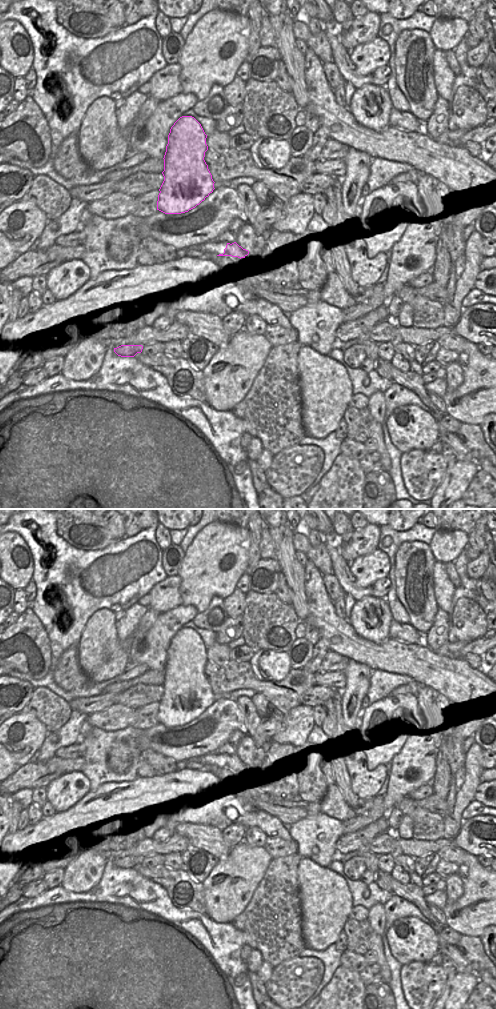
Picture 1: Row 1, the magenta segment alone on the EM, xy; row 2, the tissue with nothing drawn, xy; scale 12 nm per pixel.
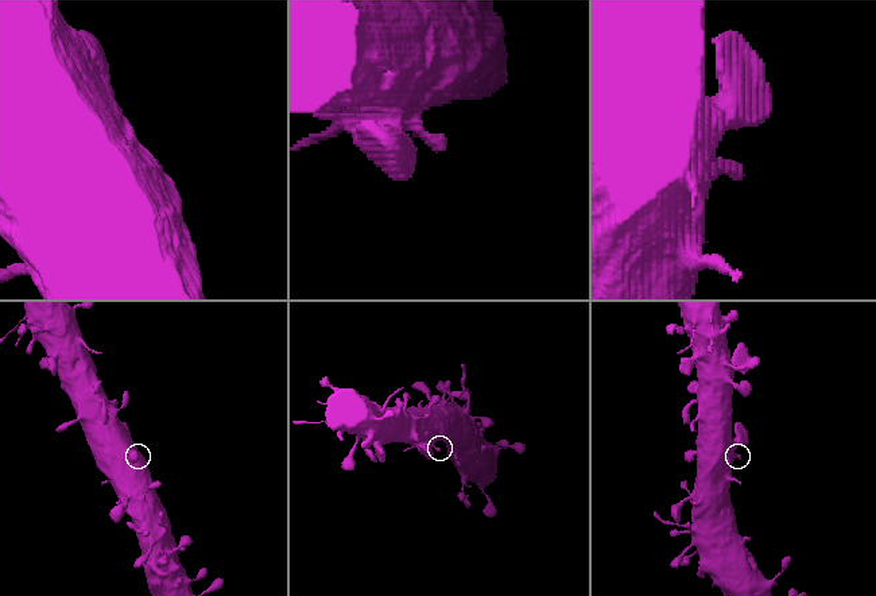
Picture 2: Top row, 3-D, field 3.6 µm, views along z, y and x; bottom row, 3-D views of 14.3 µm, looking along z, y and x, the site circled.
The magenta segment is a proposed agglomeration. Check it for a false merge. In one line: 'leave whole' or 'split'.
leave whole

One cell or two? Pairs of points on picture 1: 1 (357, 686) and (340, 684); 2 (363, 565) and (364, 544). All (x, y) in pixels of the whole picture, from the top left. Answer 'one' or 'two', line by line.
1: two
2: two

